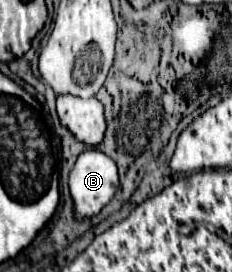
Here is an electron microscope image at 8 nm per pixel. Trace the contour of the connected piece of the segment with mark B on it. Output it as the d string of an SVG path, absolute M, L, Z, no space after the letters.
M90 149L80 153L76 165L70 171L70 195L74 201L74 215L78 221L98 215L114 197L120 186L116 163Z

